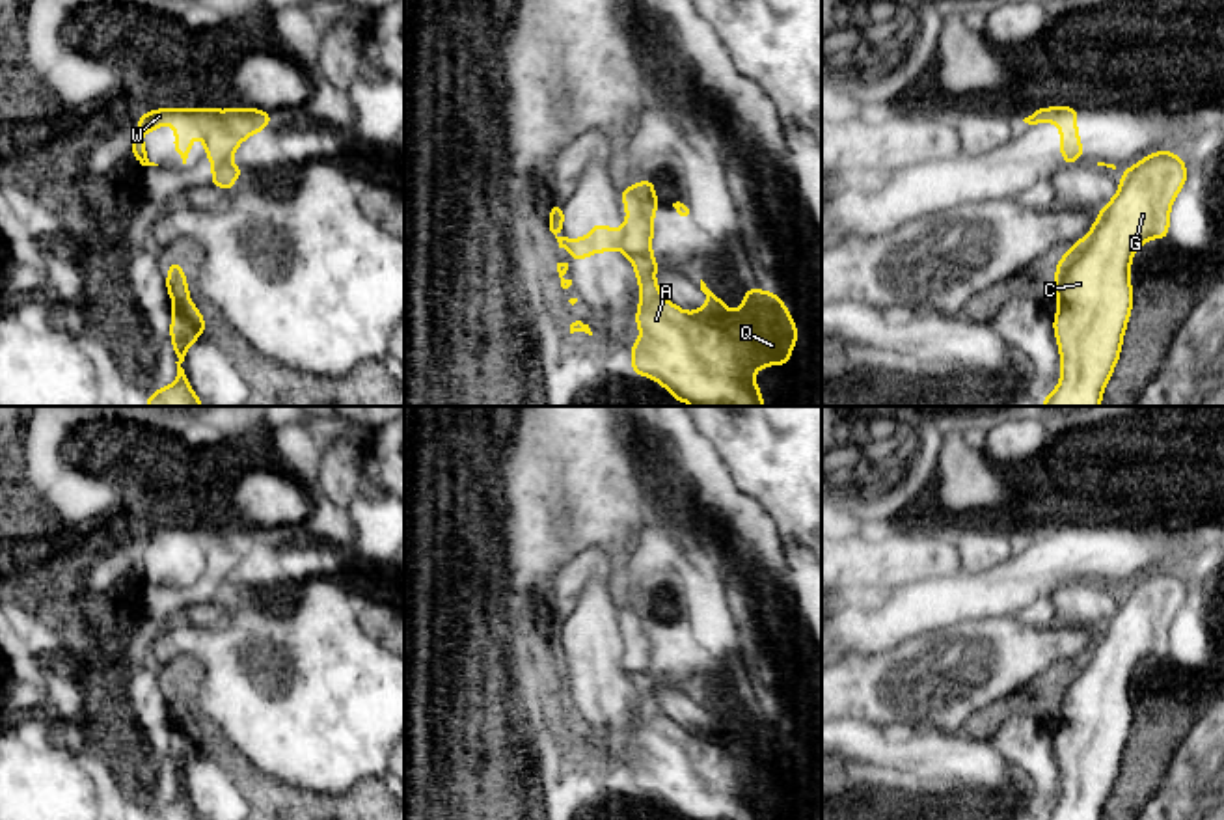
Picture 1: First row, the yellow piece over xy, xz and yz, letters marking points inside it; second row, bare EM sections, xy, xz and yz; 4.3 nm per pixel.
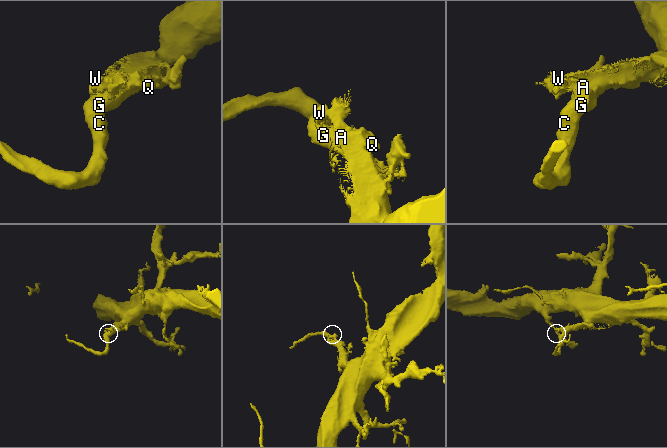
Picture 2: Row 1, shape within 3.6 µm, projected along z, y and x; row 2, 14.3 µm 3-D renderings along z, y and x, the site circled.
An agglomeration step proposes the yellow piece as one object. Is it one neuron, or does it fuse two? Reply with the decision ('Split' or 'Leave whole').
Leave whole

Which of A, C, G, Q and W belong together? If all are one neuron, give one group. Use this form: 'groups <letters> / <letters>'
groups A C G Q W

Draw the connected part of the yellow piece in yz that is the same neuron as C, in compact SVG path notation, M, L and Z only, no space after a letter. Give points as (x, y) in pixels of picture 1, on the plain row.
M1168 567L1144 574L1122 591L1114 615L1097 630L1088 652L1058 678L1054 712L1058 716L1053 747L1062 790L1043 820L1101 820L1105 803L1120 777L1123 751L1133 725L1129 697L1135 669L1149 656L1168 656L1170 626L1187 600L1185 578Z

